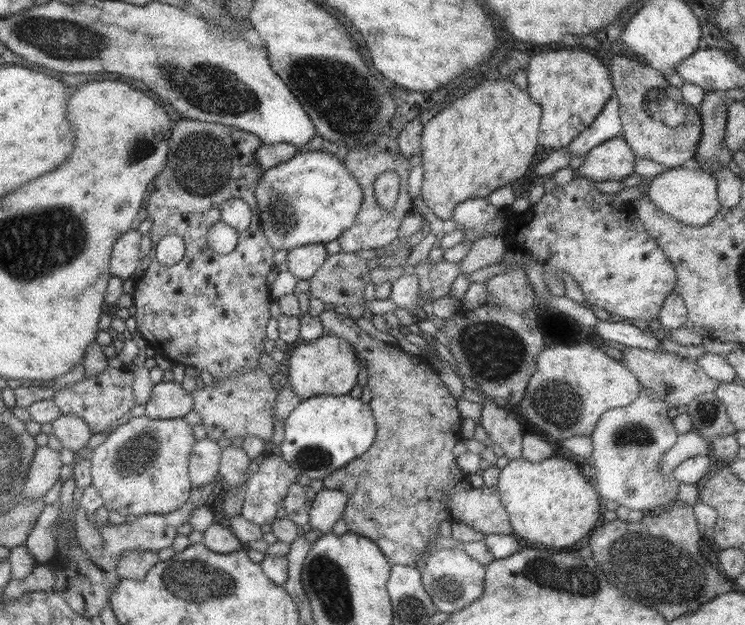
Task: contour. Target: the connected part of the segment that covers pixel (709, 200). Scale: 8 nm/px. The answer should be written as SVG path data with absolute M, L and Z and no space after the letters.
M678 167L662 172L649 183L647 195L650 202L662 210L662 213L692 226L708 224L722 208L719 204L716 178L702 169Z

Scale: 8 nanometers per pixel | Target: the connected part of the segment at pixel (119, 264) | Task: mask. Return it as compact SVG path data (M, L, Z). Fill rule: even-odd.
M130 229L125 232L115 243L111 254L110 272L126 281L139 273L142 260L140 256L140 231Z

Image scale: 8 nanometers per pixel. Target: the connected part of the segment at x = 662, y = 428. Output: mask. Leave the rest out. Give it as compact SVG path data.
M644 387L638 398L626 407L612 408L602 414L590 438L593 442L591 460L597 469L594 483L598 494L607 500L616 500L618 504L627 506L630 510L642 510L647 513L669 510L678 498L680 481L674 476L673 471L664 474L660 469L664 453L668 452L677 441L678 431L674 428L673 420L668 416L668 405L661 396L651 388Z

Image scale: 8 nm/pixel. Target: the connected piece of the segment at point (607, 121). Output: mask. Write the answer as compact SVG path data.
M614 94L609 99L602 112L594 119L592 127L586 128L570 145L568 150L572 158L586 156L596 146L621 135L622 121L619 115L619 100Z

